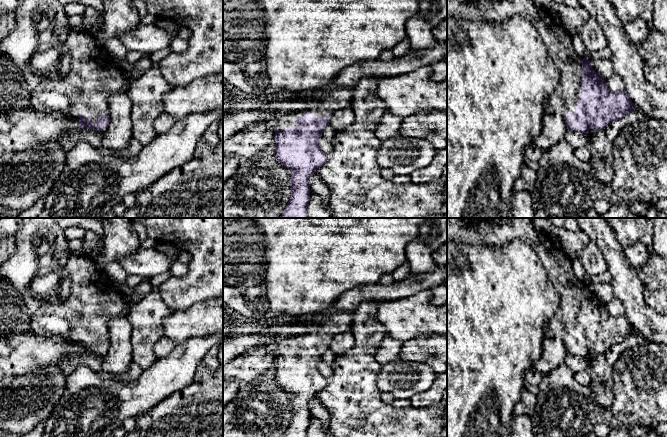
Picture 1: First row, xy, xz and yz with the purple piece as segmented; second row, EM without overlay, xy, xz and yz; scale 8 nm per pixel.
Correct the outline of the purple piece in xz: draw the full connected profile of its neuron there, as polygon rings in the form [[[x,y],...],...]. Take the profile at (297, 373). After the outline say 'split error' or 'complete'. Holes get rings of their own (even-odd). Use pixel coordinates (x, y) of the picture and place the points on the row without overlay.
[[[336,312],[320,316],[315,332],[281,338],[265,346],[275,355],[277,385],[293,396],[291,422],[283,437],[307,437],[309,404],[327,386],[327,378],[318,370],[318,364],[329,349],[332,338],[351,331],[352,326],[353,313]]]; split error

